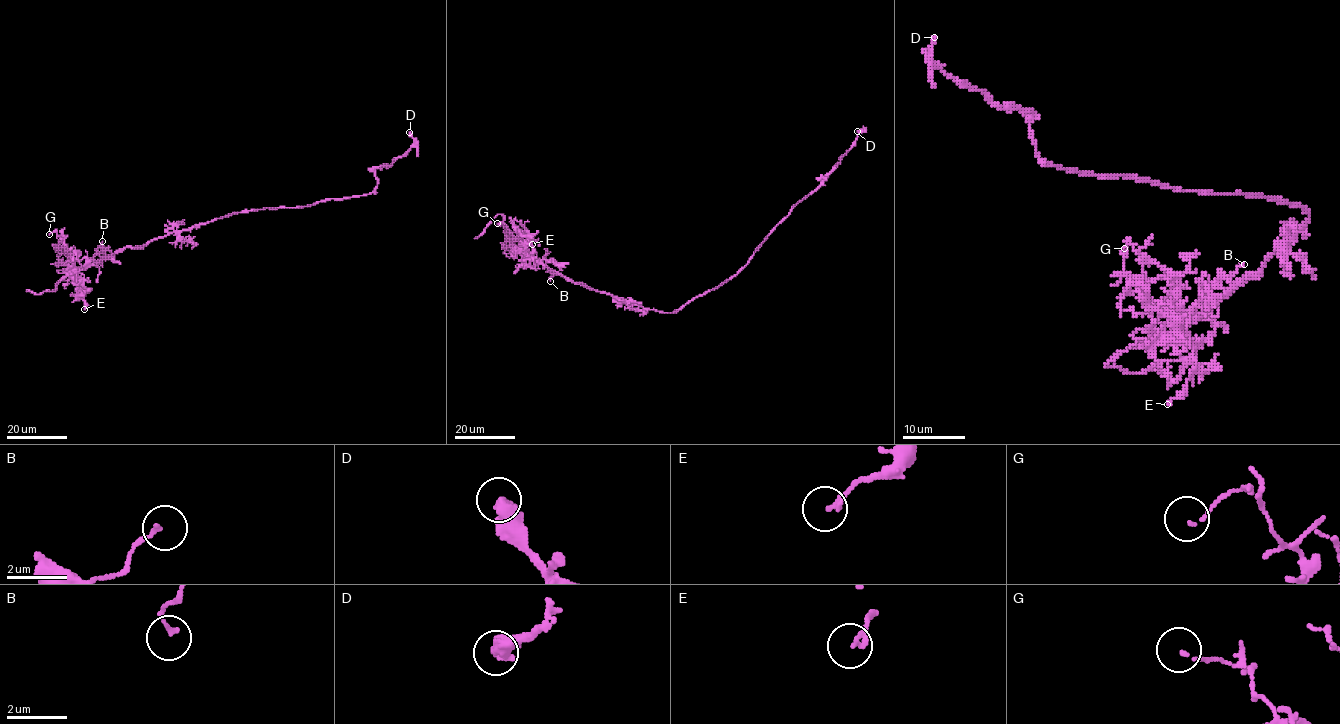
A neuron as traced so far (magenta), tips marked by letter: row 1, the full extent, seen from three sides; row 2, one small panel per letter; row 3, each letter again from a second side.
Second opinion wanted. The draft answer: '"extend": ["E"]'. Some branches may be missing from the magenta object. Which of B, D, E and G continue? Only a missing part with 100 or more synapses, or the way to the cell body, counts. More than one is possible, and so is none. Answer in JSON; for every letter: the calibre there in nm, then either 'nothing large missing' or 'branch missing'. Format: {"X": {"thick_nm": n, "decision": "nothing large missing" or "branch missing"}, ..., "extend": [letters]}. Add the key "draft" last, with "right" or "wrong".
{"B": {"thick_nm": 140, "decision": "nothing large missing"}, "D": {"thick_nm": 480, "decision": "nothing large missing"}, "E": {"thick_nm": 160, "decision": "nothing large missing"}, "G": {"thick_nm": 90, "decision": "nothing large missing"}, "extend": [], "draft": "wrong"}

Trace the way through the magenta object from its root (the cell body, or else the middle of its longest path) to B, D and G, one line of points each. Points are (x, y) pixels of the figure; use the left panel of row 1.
B: (243, 212), (173, 232), (139, 247), (118, 250), (85, 266), (104, 247), (102, 241)
D: (243, 212), (301, 207), (330, 199), (371, 194), (377, 184), (374, 168), (390, 166), (415, 144), (409, 132)
G: (243, 212), (118, 250), (81, 268), (68, 265), (67, 247), (55, 231), (49, 234)

